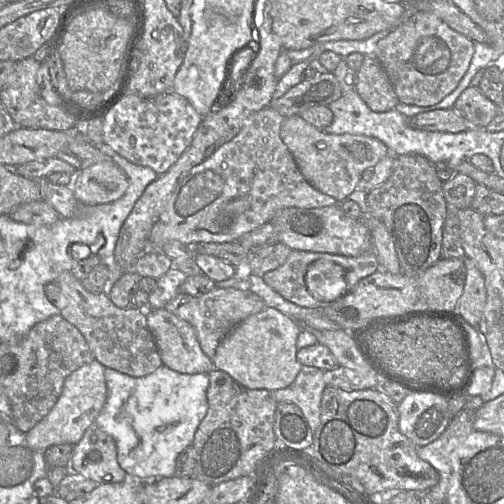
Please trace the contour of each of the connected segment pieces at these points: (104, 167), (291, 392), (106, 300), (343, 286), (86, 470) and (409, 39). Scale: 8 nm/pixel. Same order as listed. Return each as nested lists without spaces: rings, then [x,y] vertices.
[[[105,160],[77,170],[71,188],[80,204],[94,206],[122,197],[128,180],[112,160]]]
[[[302,366],[291,385],[272,392],[277,403],[292,403],[299,407],[313,434],[320,425],[320,404],[326,388],[323,376],[324,371],[319,368]]]
[[[70,271],[61,273],[55,282],[66,300],[60,315],[73,324],[84,336],[94,358],[104,367],[115,369],[132,377],[153,373],[163,363],[146,319],[146,310],[135,306],[119,308],[107,292],[94,294],[87,291]]]
[[[318,259],[308,267],[305,284],[316,300],[334,302],[347,294],[346,270],[330,260]]]
[[[92,424],[74,446],[70,470],[97,484],[119,483],[127,476],[118,463],[114,439],[96,424]]]
[[[416,11],[376,46],[374,56],[385,69],[399,102],[414,106],[439,103],[459,84],[474,54],[474,42],[450,28],[435,14]]]

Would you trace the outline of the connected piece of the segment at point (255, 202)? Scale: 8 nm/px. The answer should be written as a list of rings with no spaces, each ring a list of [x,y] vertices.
[[[269,106],[253,113],[244,121],[232,140],[221,145],[210,157],[192,168],[170,194],[166,206],[152,227],[144,252],[162,252],[162,247],[170,241],[179,241],[188,246],[238,241],[243,235],[271,221],[283,209],[322,208],[338,203],[333,197],[314,188],[302,175],[280,137],[284,119]]]

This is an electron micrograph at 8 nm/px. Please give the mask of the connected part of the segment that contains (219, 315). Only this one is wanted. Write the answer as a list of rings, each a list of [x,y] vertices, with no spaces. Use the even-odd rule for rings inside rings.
[[[215,287],[201,296],[191,296],[186,293],[177,295],[164,308],[194,327],[202,351],[213,361],[218,345],[231,330],[247,317],[267,307],[251,290]]]

